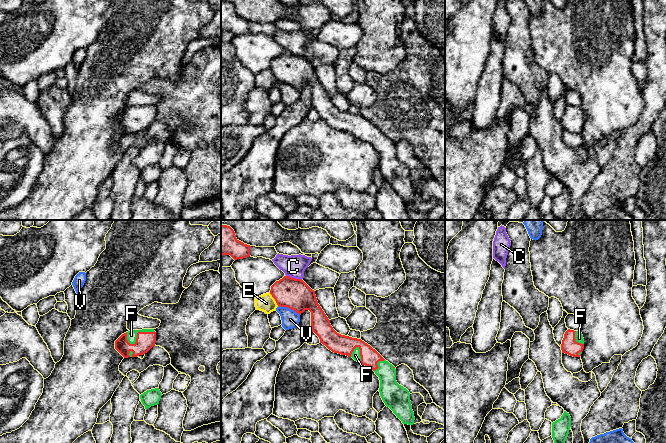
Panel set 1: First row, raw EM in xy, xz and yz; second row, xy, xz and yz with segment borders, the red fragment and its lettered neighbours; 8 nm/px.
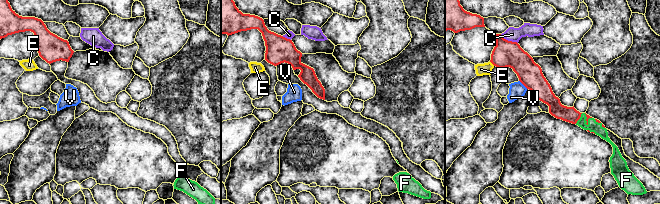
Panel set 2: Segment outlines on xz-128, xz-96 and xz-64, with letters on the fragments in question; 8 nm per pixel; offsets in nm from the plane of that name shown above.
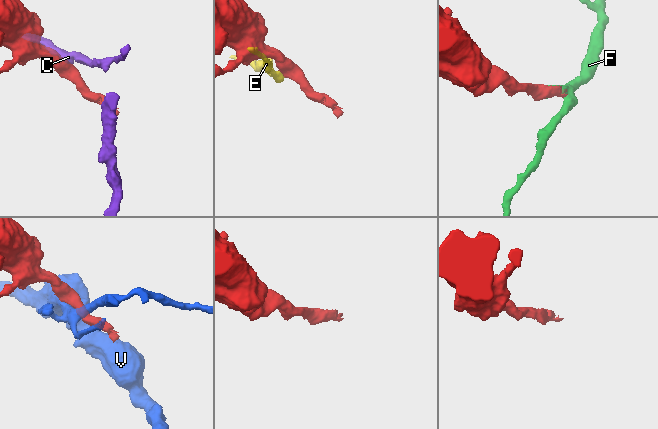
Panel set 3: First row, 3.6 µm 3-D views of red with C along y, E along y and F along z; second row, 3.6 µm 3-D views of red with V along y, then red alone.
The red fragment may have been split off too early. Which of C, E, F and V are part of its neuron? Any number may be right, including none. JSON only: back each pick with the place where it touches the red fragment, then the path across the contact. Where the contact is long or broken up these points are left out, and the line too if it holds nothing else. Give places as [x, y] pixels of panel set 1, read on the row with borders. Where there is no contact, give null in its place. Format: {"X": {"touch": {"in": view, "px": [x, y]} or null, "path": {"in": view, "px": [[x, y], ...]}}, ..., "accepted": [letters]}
{"F": {"touch": {"in": "xy", "px": [137, 333]}}, "accepted": ["F"]}

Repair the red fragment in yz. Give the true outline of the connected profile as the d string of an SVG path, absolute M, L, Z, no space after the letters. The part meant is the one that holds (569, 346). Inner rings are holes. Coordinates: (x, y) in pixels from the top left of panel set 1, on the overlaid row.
M568 329L562 340L561 350L562 353L568 354L573 357L580 357L584 349L584 338L580 331Z

